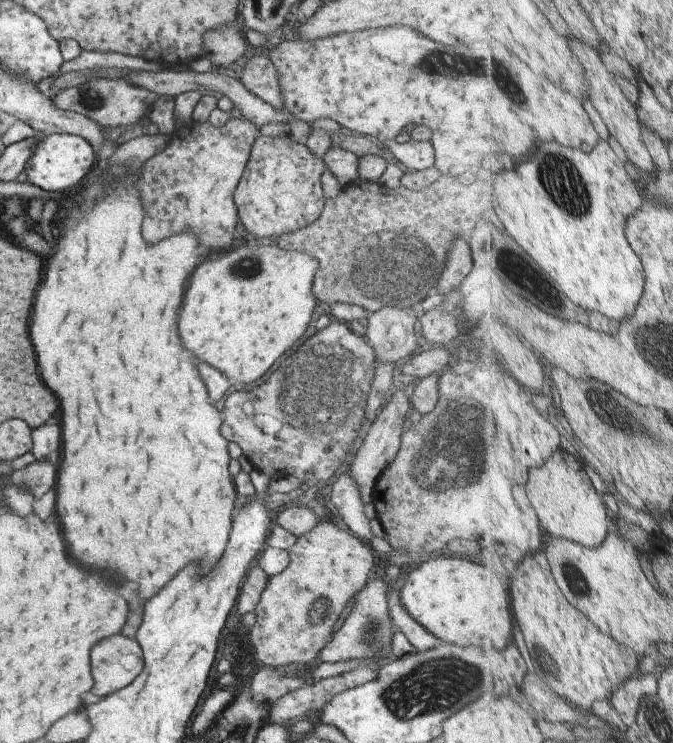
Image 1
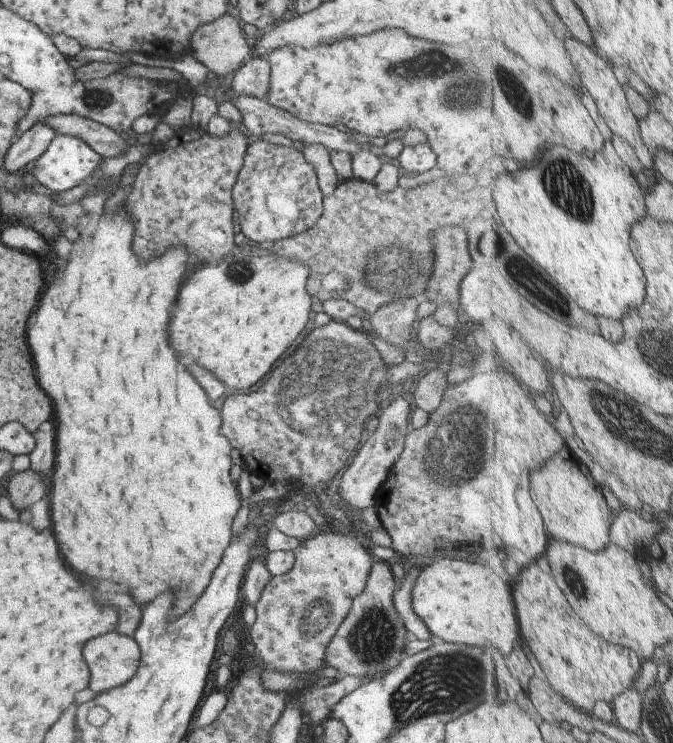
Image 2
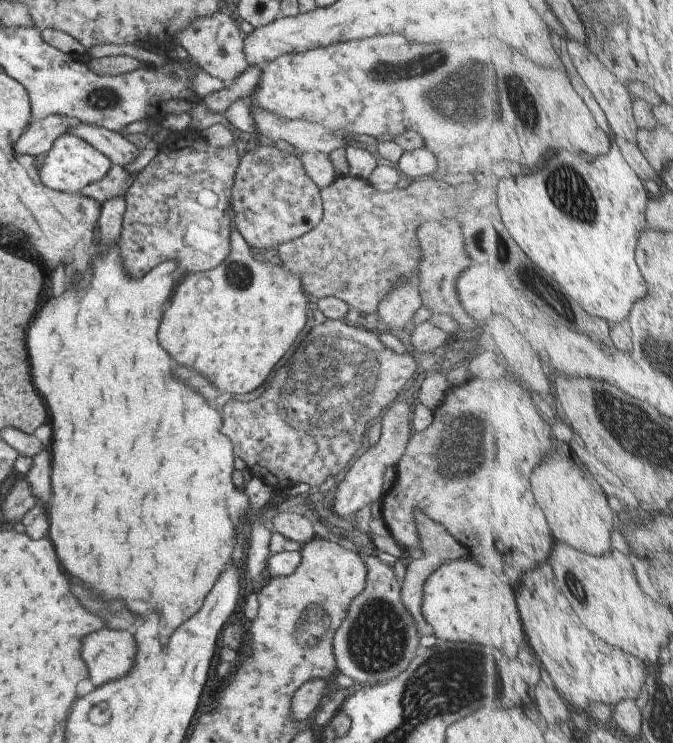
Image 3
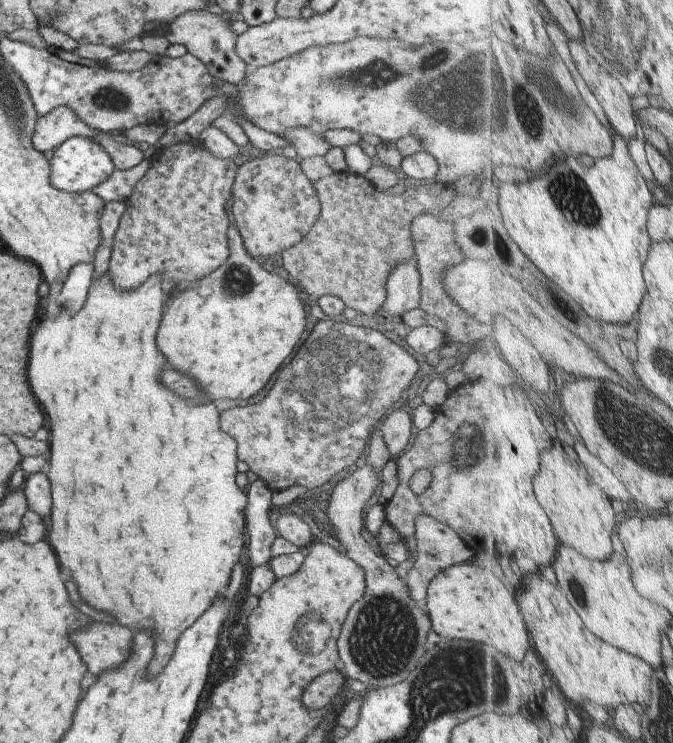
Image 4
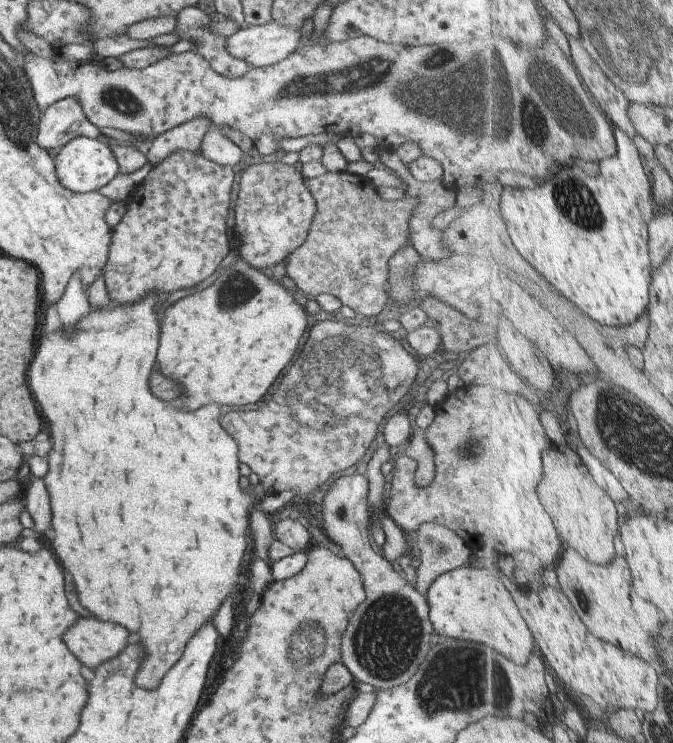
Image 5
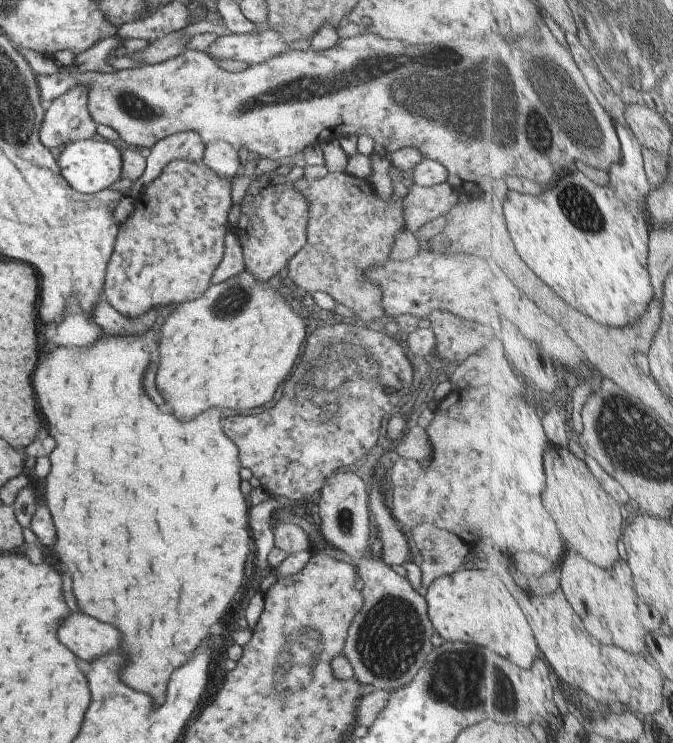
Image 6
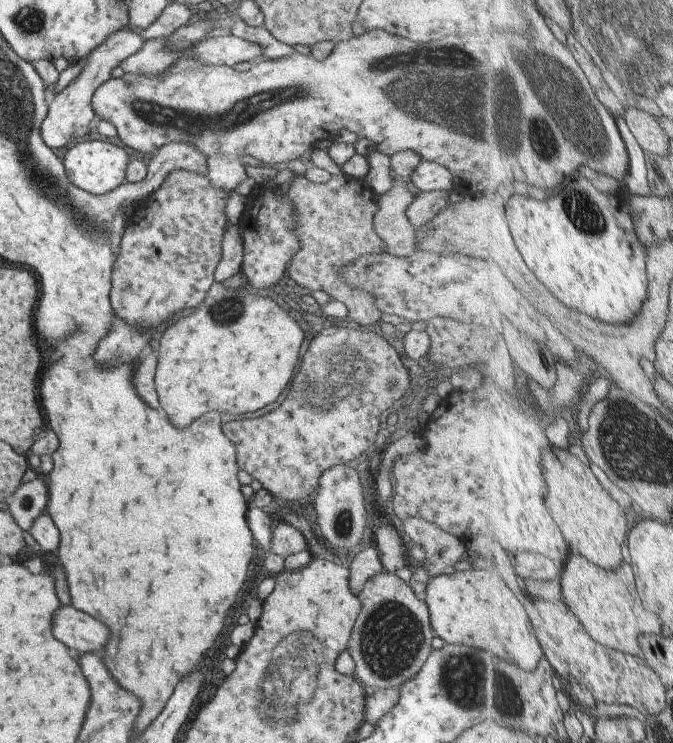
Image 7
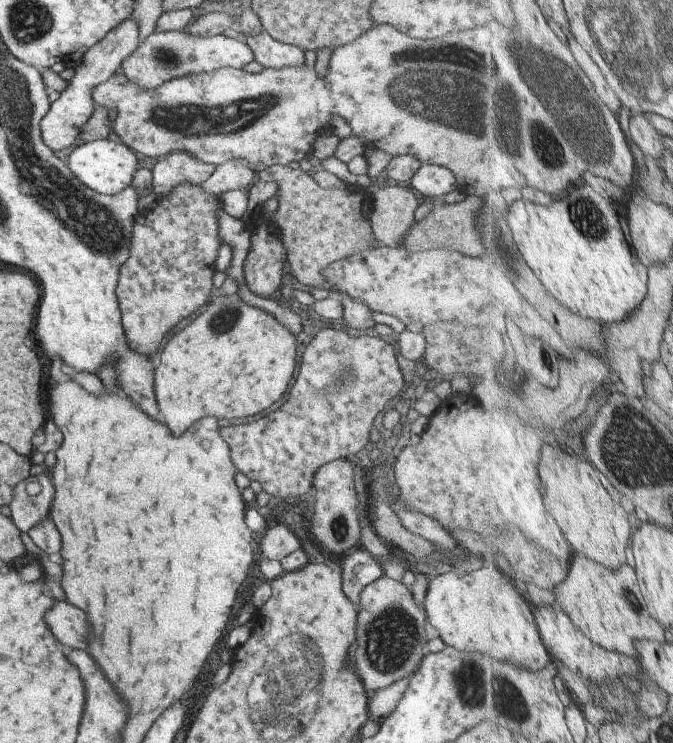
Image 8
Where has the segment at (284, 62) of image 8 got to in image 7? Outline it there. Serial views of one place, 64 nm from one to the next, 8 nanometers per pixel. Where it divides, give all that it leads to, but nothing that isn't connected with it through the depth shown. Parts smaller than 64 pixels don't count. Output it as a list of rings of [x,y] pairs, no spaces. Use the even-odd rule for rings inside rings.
[[[232,12],[225,26],[231,30],[232,35],[239,38],[246,38],[246,40],[256,42],[258,46],[262,46],[261,59],[278,60],[278,58],[290,56],[290,54],[294,54],[295,52],[292,46],[276,40],[270,32],[266,31],[265,27],[253,28],[252,26],[248,26],[248,24],[238,16],[238,12]]]

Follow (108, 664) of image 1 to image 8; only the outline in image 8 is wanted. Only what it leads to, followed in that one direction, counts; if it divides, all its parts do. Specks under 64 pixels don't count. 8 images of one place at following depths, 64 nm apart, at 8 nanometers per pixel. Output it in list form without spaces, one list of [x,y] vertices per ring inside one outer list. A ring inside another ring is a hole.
[[[64,600],[54,602],[54,608],[44,614],[44,620],[62,644],[70,648],[86,648],[88,620],[80,608],[74,608]]]

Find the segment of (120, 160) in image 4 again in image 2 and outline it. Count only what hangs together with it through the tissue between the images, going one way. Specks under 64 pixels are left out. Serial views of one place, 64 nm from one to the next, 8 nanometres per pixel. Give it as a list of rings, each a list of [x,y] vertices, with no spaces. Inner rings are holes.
[[[51,115],[40,121],[48,123],[56,132],[81,138],[92,150],[106,159],[120,157],[128,144],[121,133],[96,121],[76,115]]]

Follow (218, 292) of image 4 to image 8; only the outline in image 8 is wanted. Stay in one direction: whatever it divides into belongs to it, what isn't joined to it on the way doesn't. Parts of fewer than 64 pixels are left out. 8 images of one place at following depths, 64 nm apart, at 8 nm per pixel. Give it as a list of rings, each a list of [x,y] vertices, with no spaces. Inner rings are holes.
[[[239,291],[209,300],[206,312],[174,334],[158,355],[154,391],[162,422],[174,434],[184,434],[204,416],[232,420],[268,410],[292,380],[296,337],[276,316],[244,302]]]

